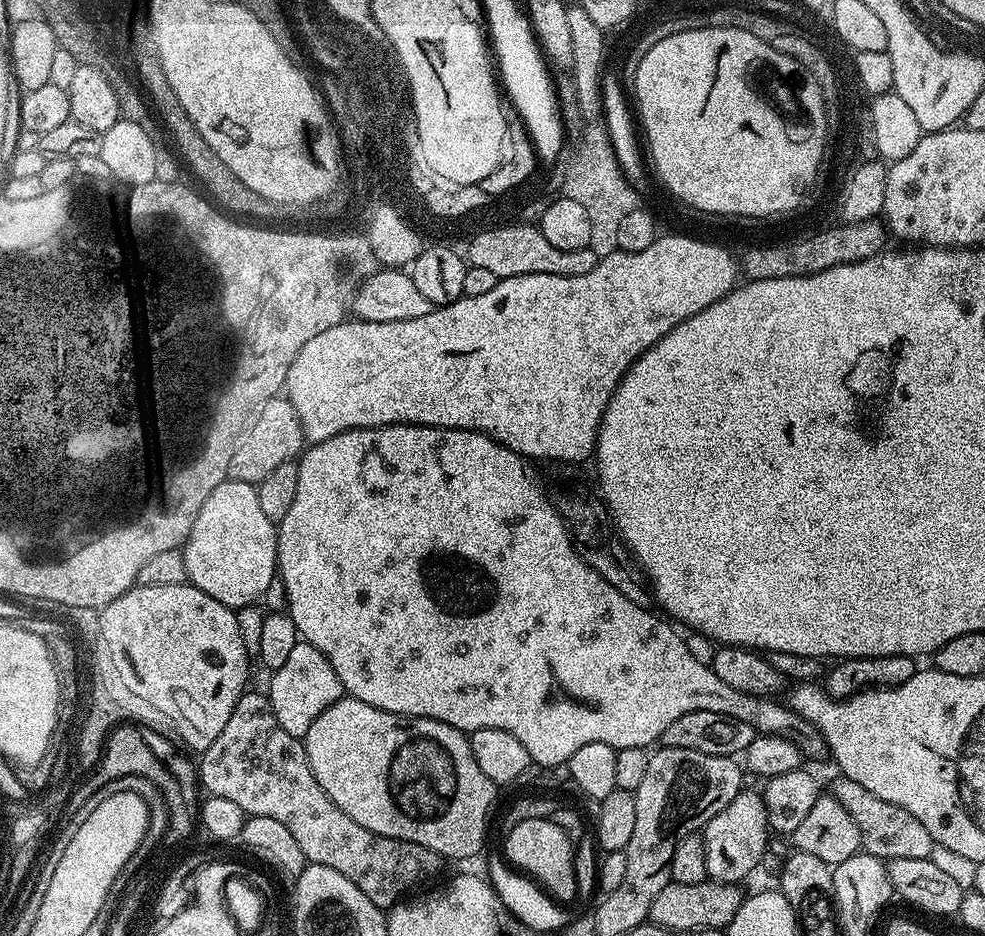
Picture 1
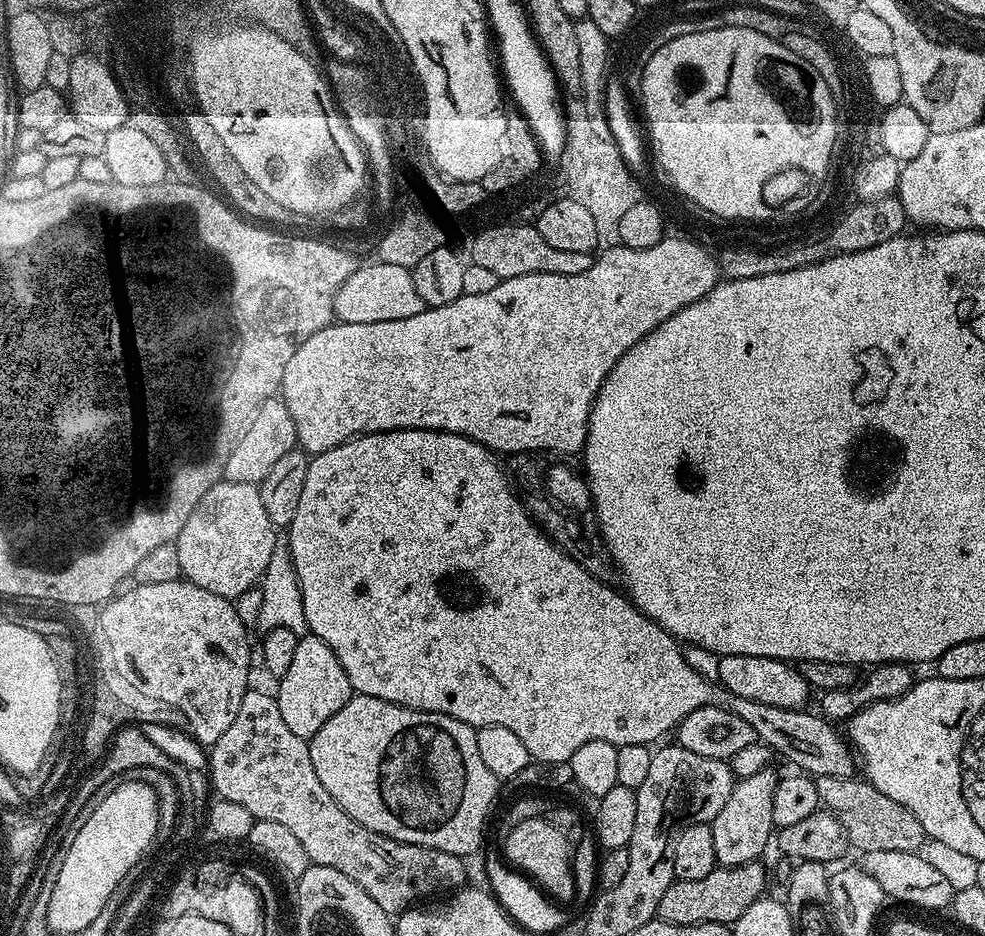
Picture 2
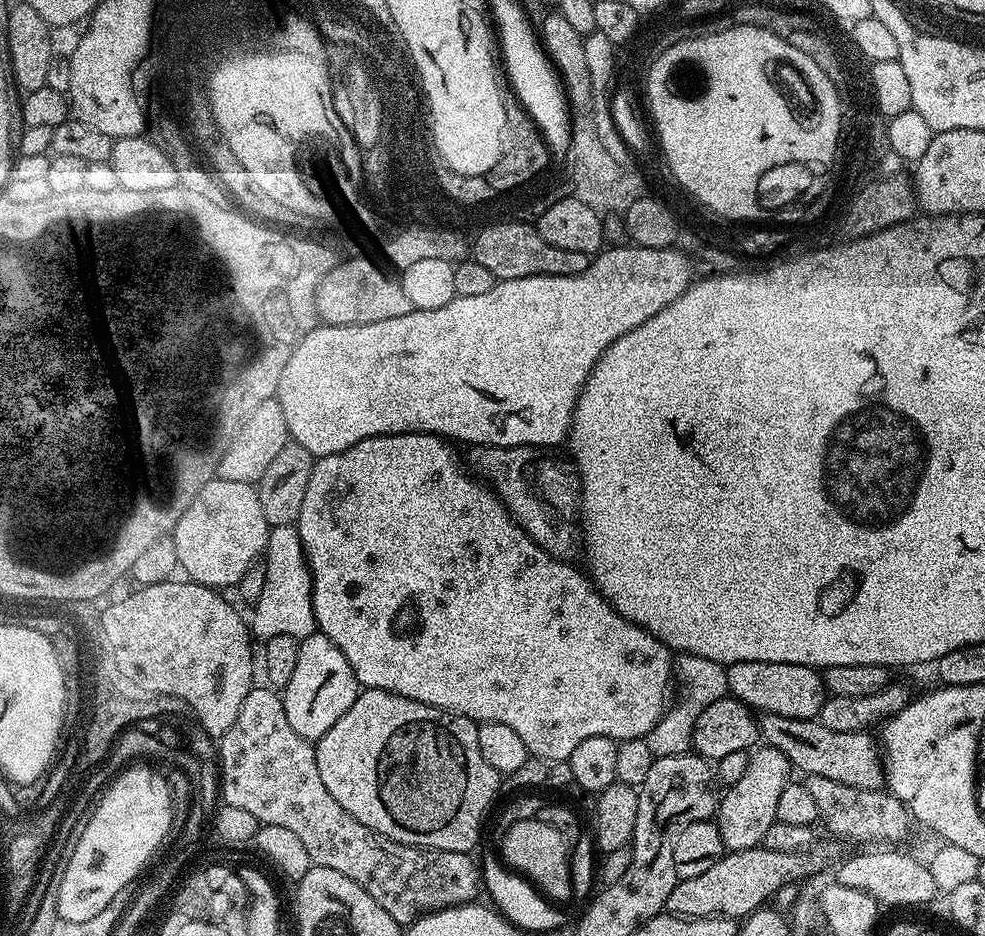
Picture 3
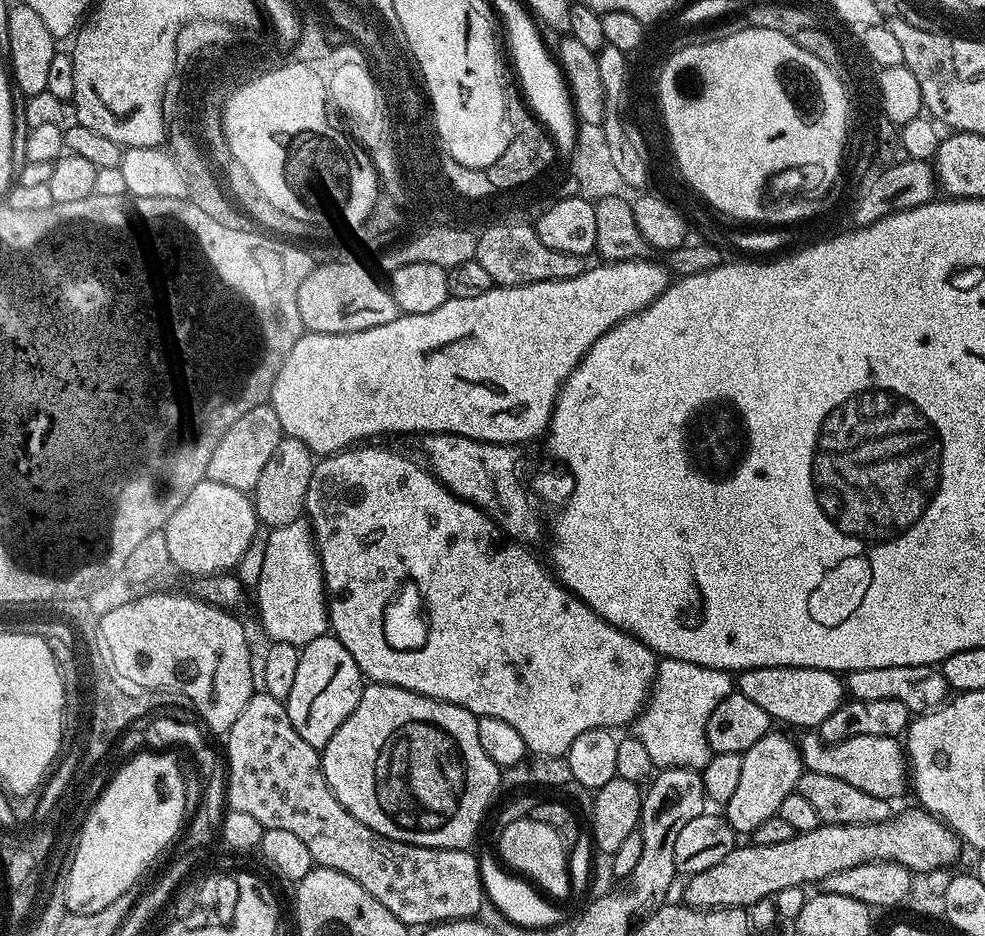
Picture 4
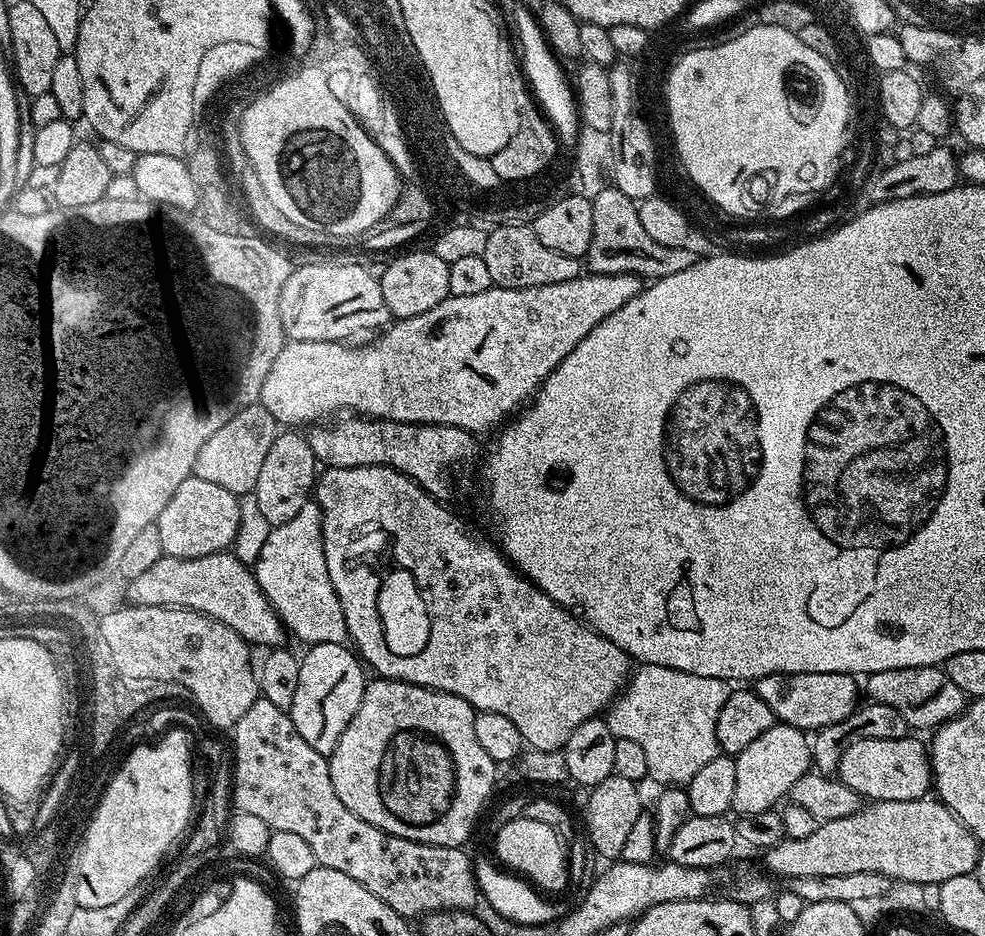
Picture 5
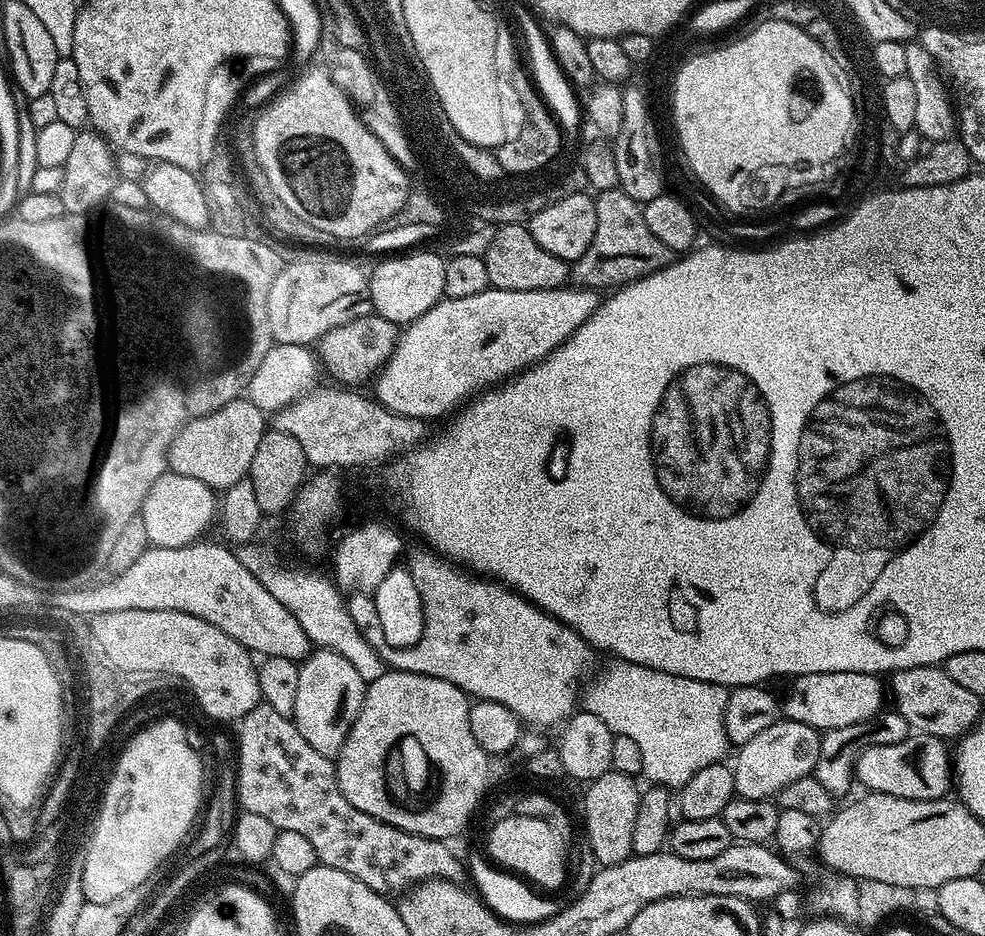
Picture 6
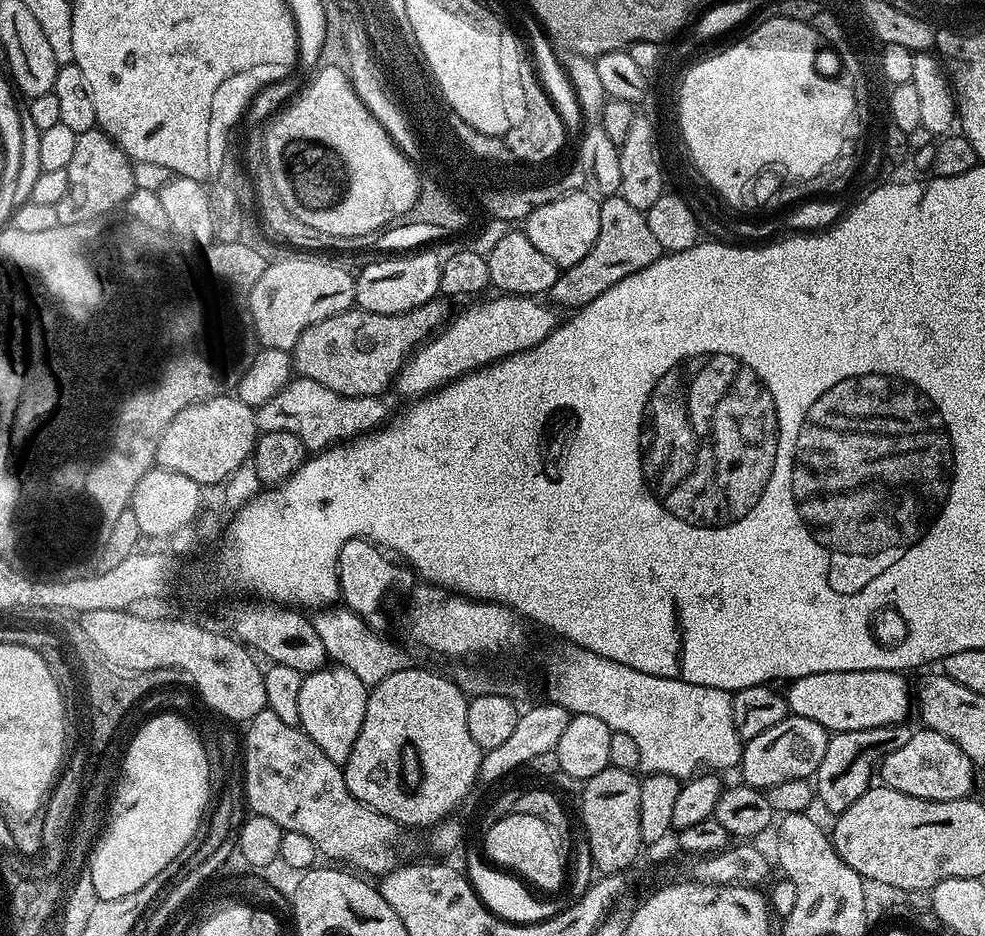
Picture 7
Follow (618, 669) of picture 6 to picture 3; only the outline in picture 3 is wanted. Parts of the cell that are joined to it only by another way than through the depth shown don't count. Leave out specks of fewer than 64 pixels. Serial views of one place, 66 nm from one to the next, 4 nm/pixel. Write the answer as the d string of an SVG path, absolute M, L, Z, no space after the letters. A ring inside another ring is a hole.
M689 652L679 653L674 660L674 672L679 683L680 680L684 683L684 689L680 692L680 701L665 711L664 716L654 726L654 730L646 737L653 757L677 756L688 752L692 748L694 722L698 722L698 714L702 714L702 710L706 710L710 702L718 702L723 696L729 695L725 665L710 662L710 658L702 658Z

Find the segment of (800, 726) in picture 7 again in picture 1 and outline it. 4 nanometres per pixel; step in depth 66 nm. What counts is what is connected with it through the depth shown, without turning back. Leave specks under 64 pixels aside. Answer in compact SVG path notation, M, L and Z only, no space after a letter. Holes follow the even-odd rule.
M742 790L710 822L702 829L704 845L706 846L706 870L708 879L716 880L719 884L739 885L760 864L764 851L768 848L770 829L766 818L764 797L759 791Z

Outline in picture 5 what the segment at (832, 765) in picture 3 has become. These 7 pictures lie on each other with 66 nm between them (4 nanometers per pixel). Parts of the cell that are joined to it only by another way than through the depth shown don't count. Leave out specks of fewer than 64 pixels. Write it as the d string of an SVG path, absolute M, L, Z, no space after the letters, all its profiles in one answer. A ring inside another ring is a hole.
M909 734L902 738L866 738L854 742L846 754L842 754L842 762L838 769L838 778L850 790L854 790L865 801L885 800L886 802L910 802L922 800L929 795L933 787L932 761L929 749L920 740L915 740L915 735Z

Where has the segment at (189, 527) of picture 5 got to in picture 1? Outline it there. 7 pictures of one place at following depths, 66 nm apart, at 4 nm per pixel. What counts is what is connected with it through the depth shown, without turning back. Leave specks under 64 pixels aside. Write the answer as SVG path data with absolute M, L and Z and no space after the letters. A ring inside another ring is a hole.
M223 480L203 503L182 546L189 583L233 610L257 603L276 580L276 529L259 505L255 485Z

